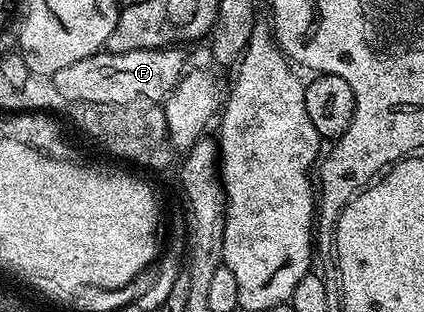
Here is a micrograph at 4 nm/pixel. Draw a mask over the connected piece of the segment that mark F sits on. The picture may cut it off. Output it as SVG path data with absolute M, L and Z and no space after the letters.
M180 47L143 49L125 53L101 51L95 53L93 57L78 59L78 63L70 63L70 67L62 67L62 71L53 73L51 78L65 102L85 100L86 103L108 104L134 104L135 101L160 103L171 93L172 88L180 82L186 72L184 51Z

